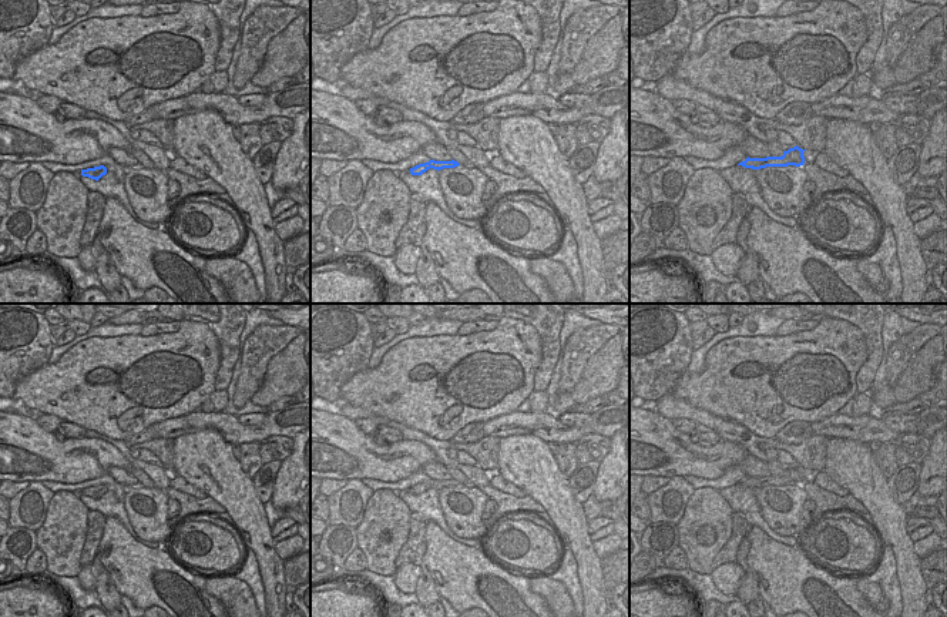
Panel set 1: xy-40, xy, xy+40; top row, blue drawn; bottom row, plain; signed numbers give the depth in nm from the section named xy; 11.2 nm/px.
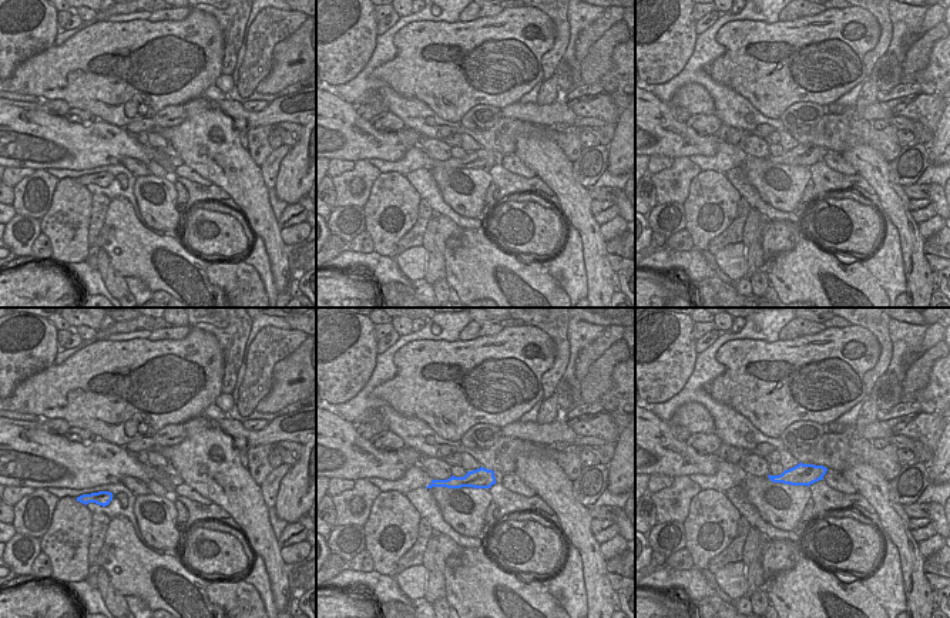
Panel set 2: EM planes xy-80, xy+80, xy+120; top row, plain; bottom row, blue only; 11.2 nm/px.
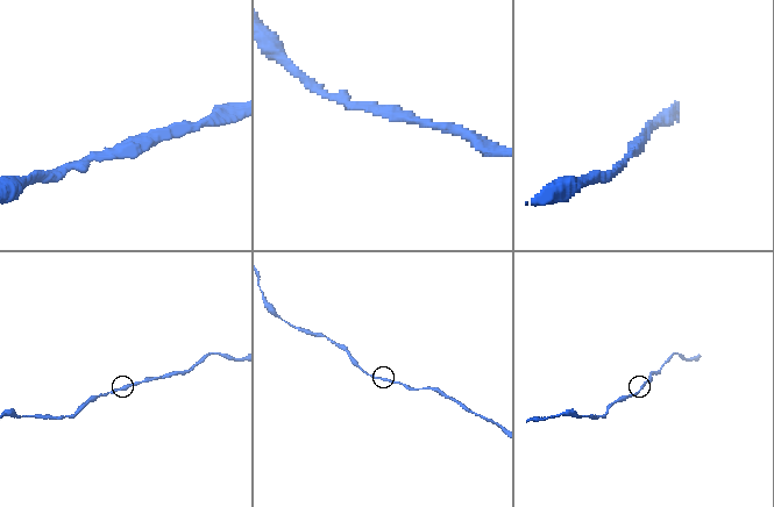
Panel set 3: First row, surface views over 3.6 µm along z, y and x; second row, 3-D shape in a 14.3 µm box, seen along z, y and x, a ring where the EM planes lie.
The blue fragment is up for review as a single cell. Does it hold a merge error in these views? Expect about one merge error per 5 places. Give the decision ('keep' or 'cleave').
keep

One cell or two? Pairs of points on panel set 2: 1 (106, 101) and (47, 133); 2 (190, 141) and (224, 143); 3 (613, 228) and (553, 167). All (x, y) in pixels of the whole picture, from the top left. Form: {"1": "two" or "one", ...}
{"1": "two", "2": "one", "3": "two"}

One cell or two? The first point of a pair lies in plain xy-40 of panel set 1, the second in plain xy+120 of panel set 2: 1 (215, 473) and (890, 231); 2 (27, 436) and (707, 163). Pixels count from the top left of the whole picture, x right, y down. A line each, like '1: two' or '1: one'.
1: two
2: two

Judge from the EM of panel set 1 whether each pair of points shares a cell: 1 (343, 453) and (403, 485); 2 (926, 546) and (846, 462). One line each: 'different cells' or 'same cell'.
1: different cells
2: different cells

